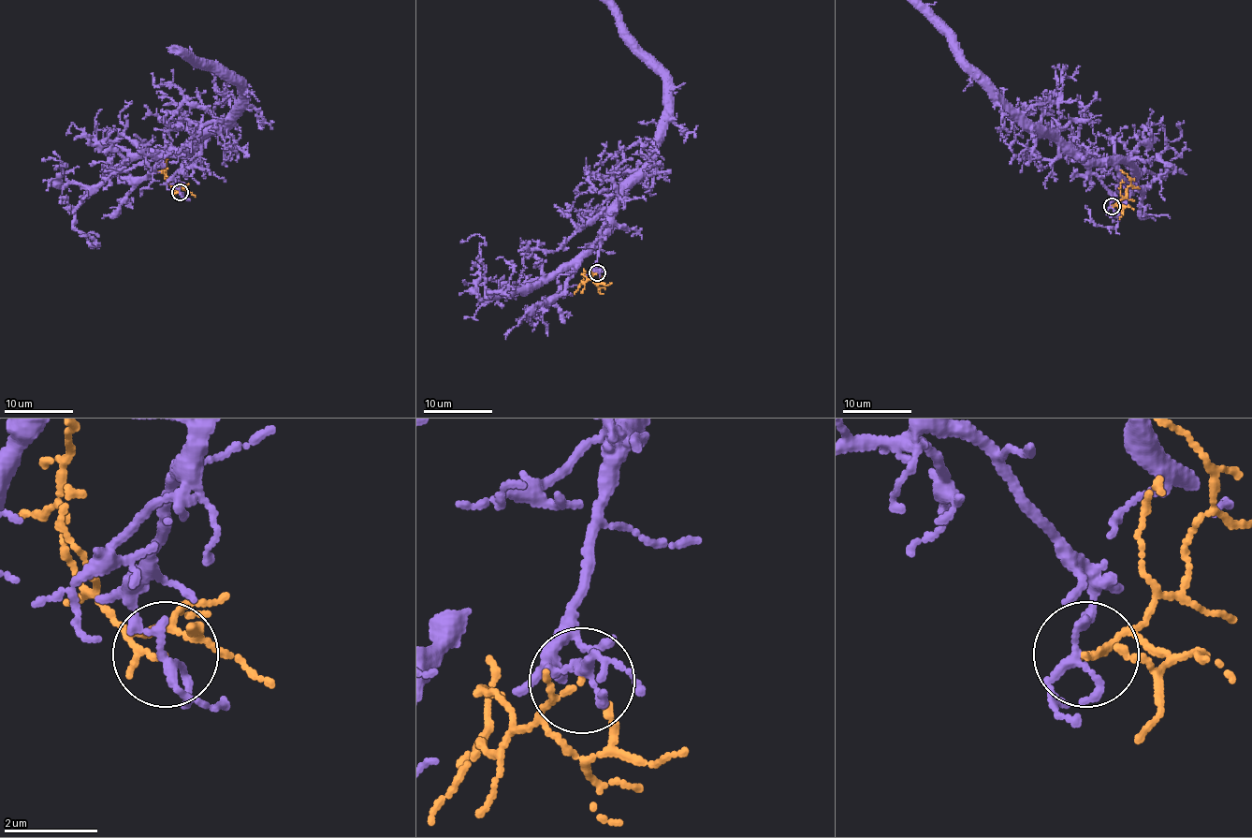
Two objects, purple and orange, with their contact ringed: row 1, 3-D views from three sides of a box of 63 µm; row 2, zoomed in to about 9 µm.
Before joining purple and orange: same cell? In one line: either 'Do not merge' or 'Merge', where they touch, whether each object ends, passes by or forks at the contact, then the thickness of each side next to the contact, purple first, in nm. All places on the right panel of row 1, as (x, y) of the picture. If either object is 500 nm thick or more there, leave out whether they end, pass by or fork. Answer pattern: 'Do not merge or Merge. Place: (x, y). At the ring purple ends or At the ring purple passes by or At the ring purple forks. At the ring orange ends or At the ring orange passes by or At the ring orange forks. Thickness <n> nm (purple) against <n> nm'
Do not merge. Place: (1112, 206). At the ring purple passes by. At the ring orange passes by. Thickness 170 nm (purple) against 70 nm

